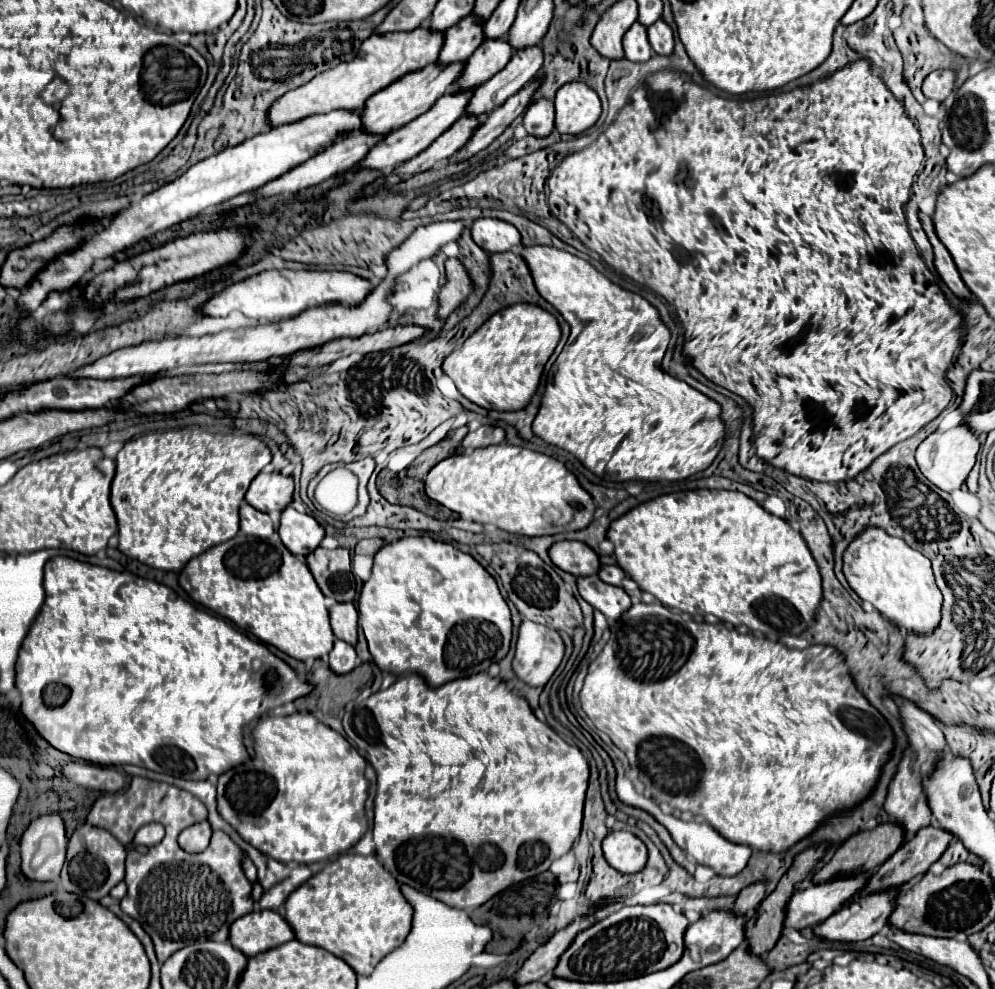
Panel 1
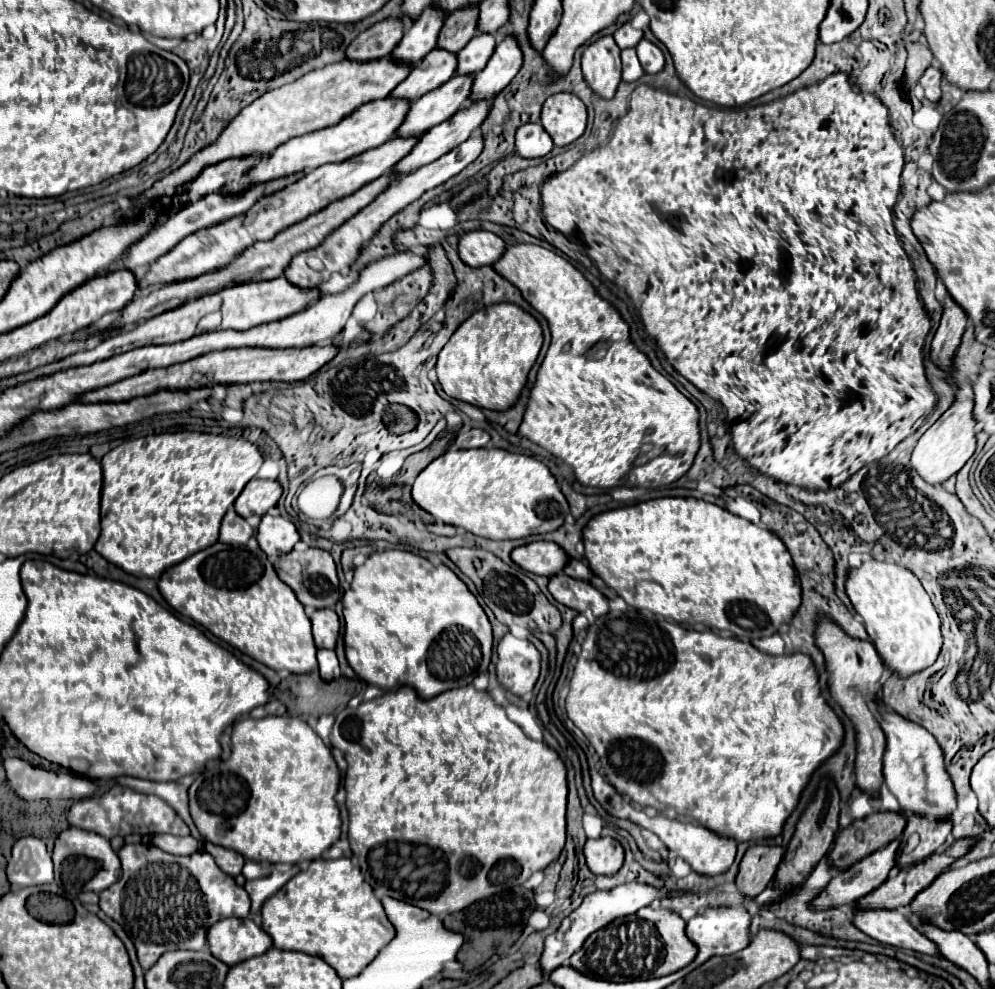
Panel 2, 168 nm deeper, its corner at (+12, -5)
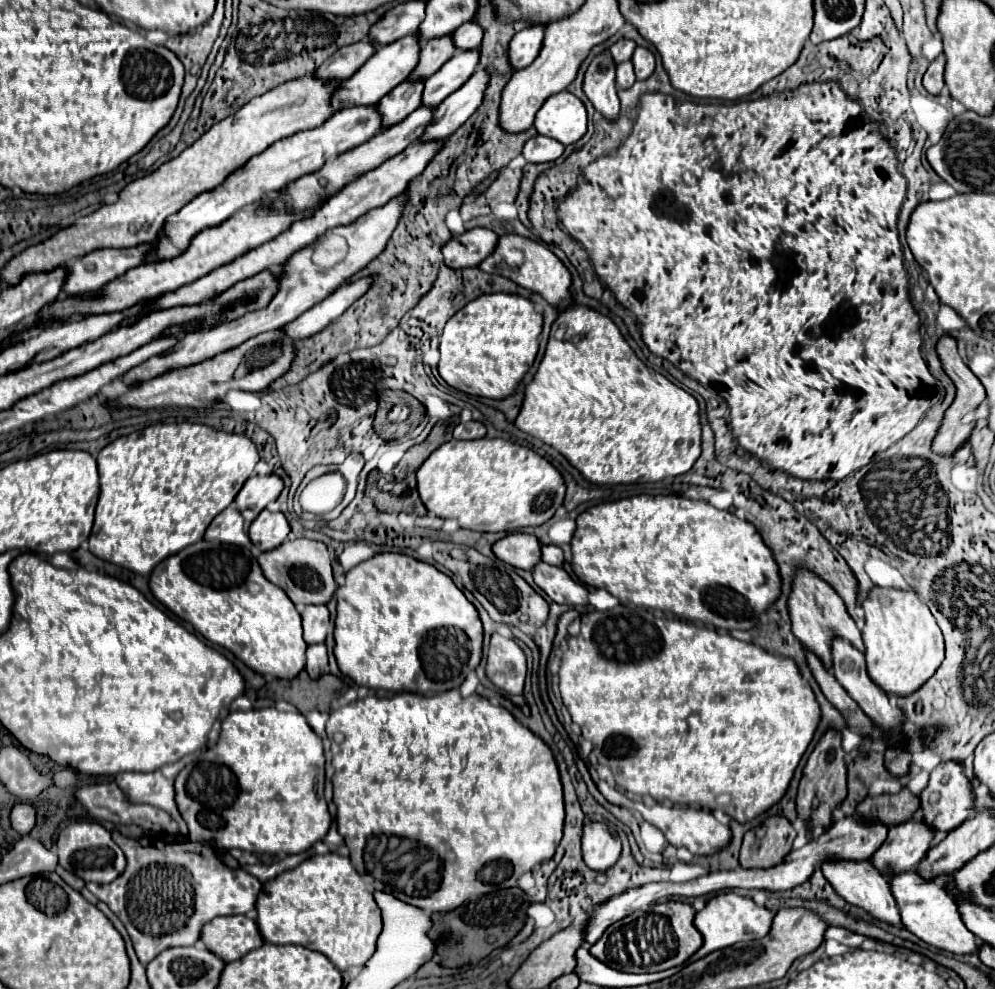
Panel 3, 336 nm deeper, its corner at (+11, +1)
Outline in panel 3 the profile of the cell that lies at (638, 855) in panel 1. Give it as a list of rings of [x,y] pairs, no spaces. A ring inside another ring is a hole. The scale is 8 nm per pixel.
[[[589,821],[583,825],[583,861],[593,871],[607,871],[621,855],[621,841],[609,833],[605,823]]]

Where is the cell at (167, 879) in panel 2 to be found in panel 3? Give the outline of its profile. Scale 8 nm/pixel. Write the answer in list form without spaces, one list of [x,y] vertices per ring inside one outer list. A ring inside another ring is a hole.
[[[113,831],[113,839],[125,851],[127,869],[113,883],[87,883],[87,889],[123,921],[143,965],[163,949],[193,945],[199,939],[201,927],[211,919],[219,915],[245,915],[255,907],[261,891],[259,879],[243,869],[229,869],[209,845],[141,841],[129,839],[119,831]]]

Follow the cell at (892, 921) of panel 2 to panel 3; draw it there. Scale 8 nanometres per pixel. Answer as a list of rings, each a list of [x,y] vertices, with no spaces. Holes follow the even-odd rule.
[[[829,859],[821,865],[823,869],[823,875],[827,877],[827,881],[833,885],[833,889],[845,897],[849,903],[857,905],[857,907],[863,907],[865,911],[869,911],[875,919],[881,919],[881,921],[887,921],[891,925],[897,925],[897,927],[903,927],[901,923],[901,917],[899,917],[899,909],[897,909],[897,903],[889,891],[889,881],[873,867],[871,859],[865,859],[865,861],[845,861],[845,859]]]

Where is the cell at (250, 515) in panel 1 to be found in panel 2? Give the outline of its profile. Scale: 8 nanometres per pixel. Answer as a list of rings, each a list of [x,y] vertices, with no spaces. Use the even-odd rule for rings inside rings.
[[[232,507],[222,519],[222,529],[220,529],[220,541],[228,545],[244,545],[248,539],[254,537],[254,529],[248,525],[246,519],[242,519]]]

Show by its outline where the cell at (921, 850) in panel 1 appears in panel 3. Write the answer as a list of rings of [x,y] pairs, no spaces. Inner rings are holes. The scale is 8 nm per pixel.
[[[947,761],[939,763],[929,779],[929,785],[923,789],[921,797],[921,809],[923,819],[937,831],[951,831],[957,825],[961,825],[967,817],[975,815],[975,799],[973,799],[973,781],[965,775],[965,765],[961,761]]]

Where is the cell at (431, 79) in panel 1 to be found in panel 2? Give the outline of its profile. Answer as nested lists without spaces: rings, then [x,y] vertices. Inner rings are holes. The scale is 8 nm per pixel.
[[[396,97],[368,101],[362,107],[358,107],[354,113],[344,117],[338,125],[324,127],[324,129],[312,131],[308,135],[300,135],[300,137],[280,145],[272,153],[262,155],[256,169],[252,169],[252,173],[248,173],[248,177],[244,181],[236,181],[236,185],[226,185],[222,191],[224,193],[232,193],[232,191],[238,193],[238,191],[244,191],[248,185],[258,183],[258,181],[278,179],[278,177],[284,177],[284,175],[290,175],[296,171],[312,171],[324,163],[346,161],[348,157],[354,157],[366,149],[374,149],[374,147],[382,145],[384,141],[388,141],[398,131],[398,127],[404,123],[404,119],[410,111],[410,105],[412,105],[410,99],[396,99]]]

